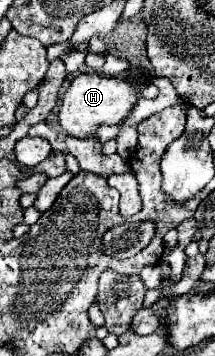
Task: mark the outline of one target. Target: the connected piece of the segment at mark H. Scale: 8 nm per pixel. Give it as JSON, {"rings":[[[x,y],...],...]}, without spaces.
{"rings":[[[87,70],[75,76],[63,94],[59,104],[59,124],[75,138],[89,138],[99,126],[121,124],[121,120],[131,114],[137,100],[139,98],[133,84],[113,76],[103,76],[95,70]]]}

